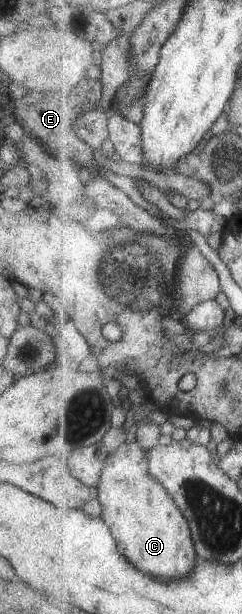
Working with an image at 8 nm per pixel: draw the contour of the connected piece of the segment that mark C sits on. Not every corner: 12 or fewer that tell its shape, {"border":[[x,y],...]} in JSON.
{"border":[[130,437],[110,452],[97,507],[132,565],[194,573],[190,522]]}

